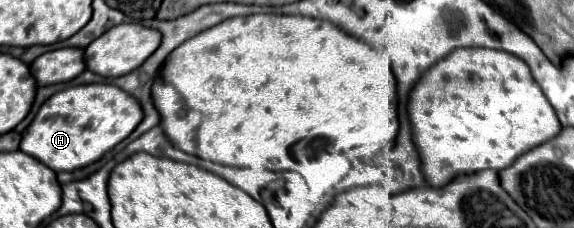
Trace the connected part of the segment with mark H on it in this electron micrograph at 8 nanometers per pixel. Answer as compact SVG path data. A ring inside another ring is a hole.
M110 83L68 87L52 95L22 133L20 149L48 165L52 171L74 171L98 161L106 151L124 141L144 119L140 101Z

